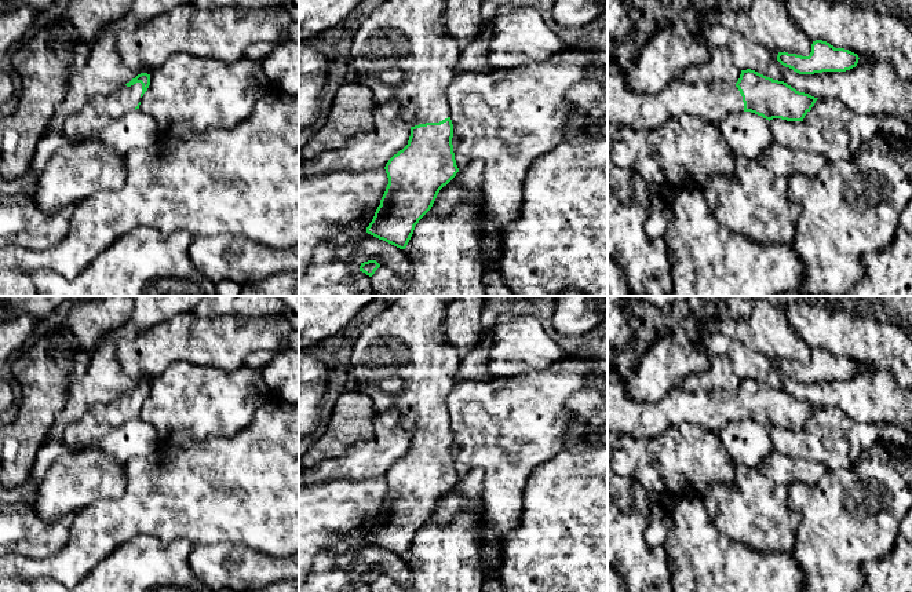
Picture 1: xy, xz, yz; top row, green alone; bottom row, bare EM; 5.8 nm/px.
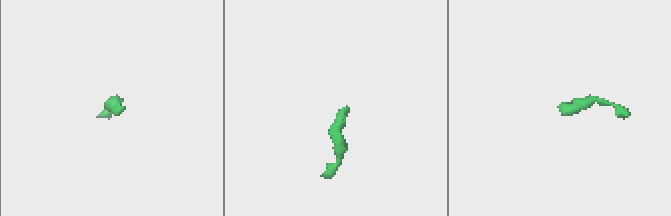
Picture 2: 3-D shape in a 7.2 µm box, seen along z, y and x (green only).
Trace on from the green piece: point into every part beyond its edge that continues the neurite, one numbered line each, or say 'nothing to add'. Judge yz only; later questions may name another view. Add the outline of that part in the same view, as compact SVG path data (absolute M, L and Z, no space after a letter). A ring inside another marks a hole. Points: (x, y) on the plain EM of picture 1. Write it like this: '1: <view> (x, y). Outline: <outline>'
1: yz (712, 410). Outline: M623 381L608 384L608 438L628 434L638 439L649 439L685 423L718 434L725 425L741 420L744 410L736 392L725 390L690 392L676 384L657 402L638 402L630 397Z

